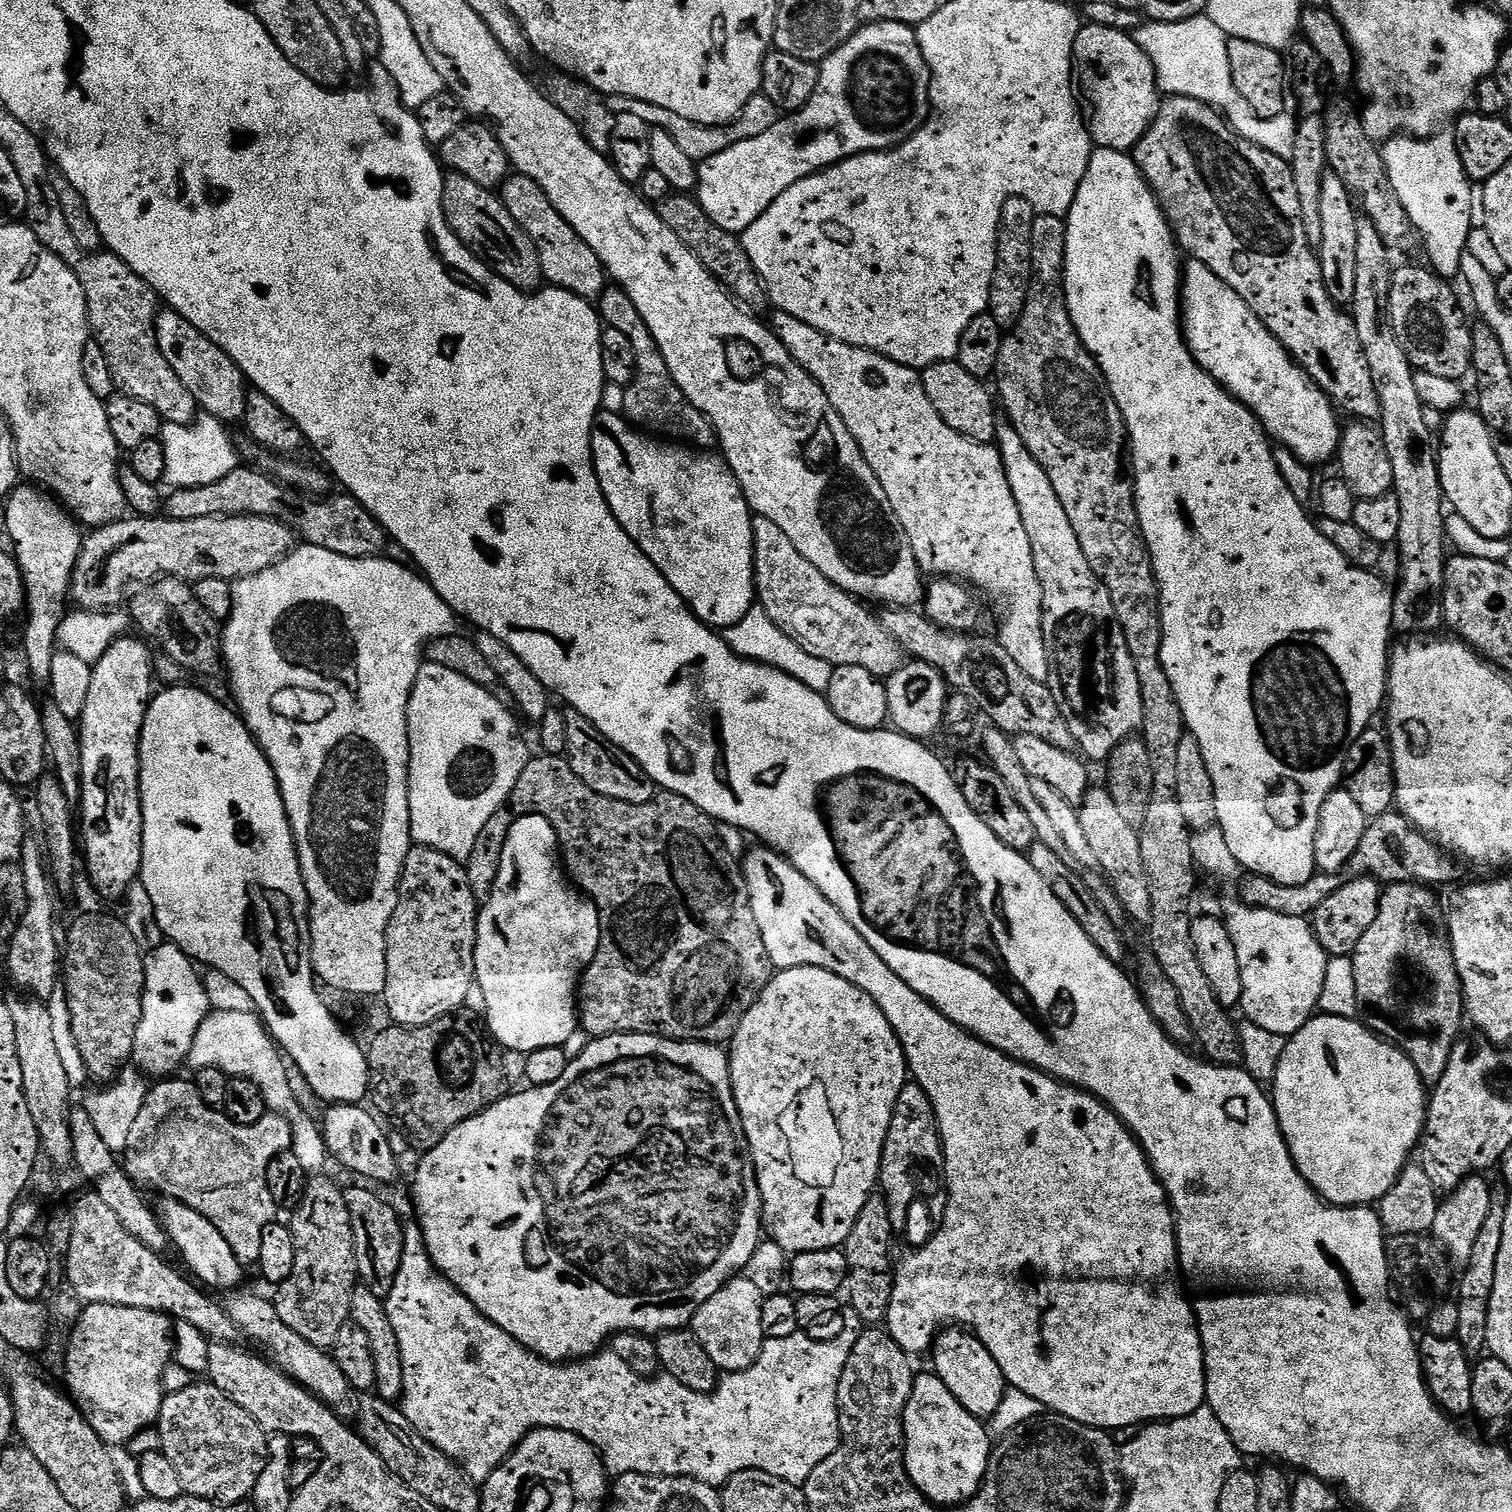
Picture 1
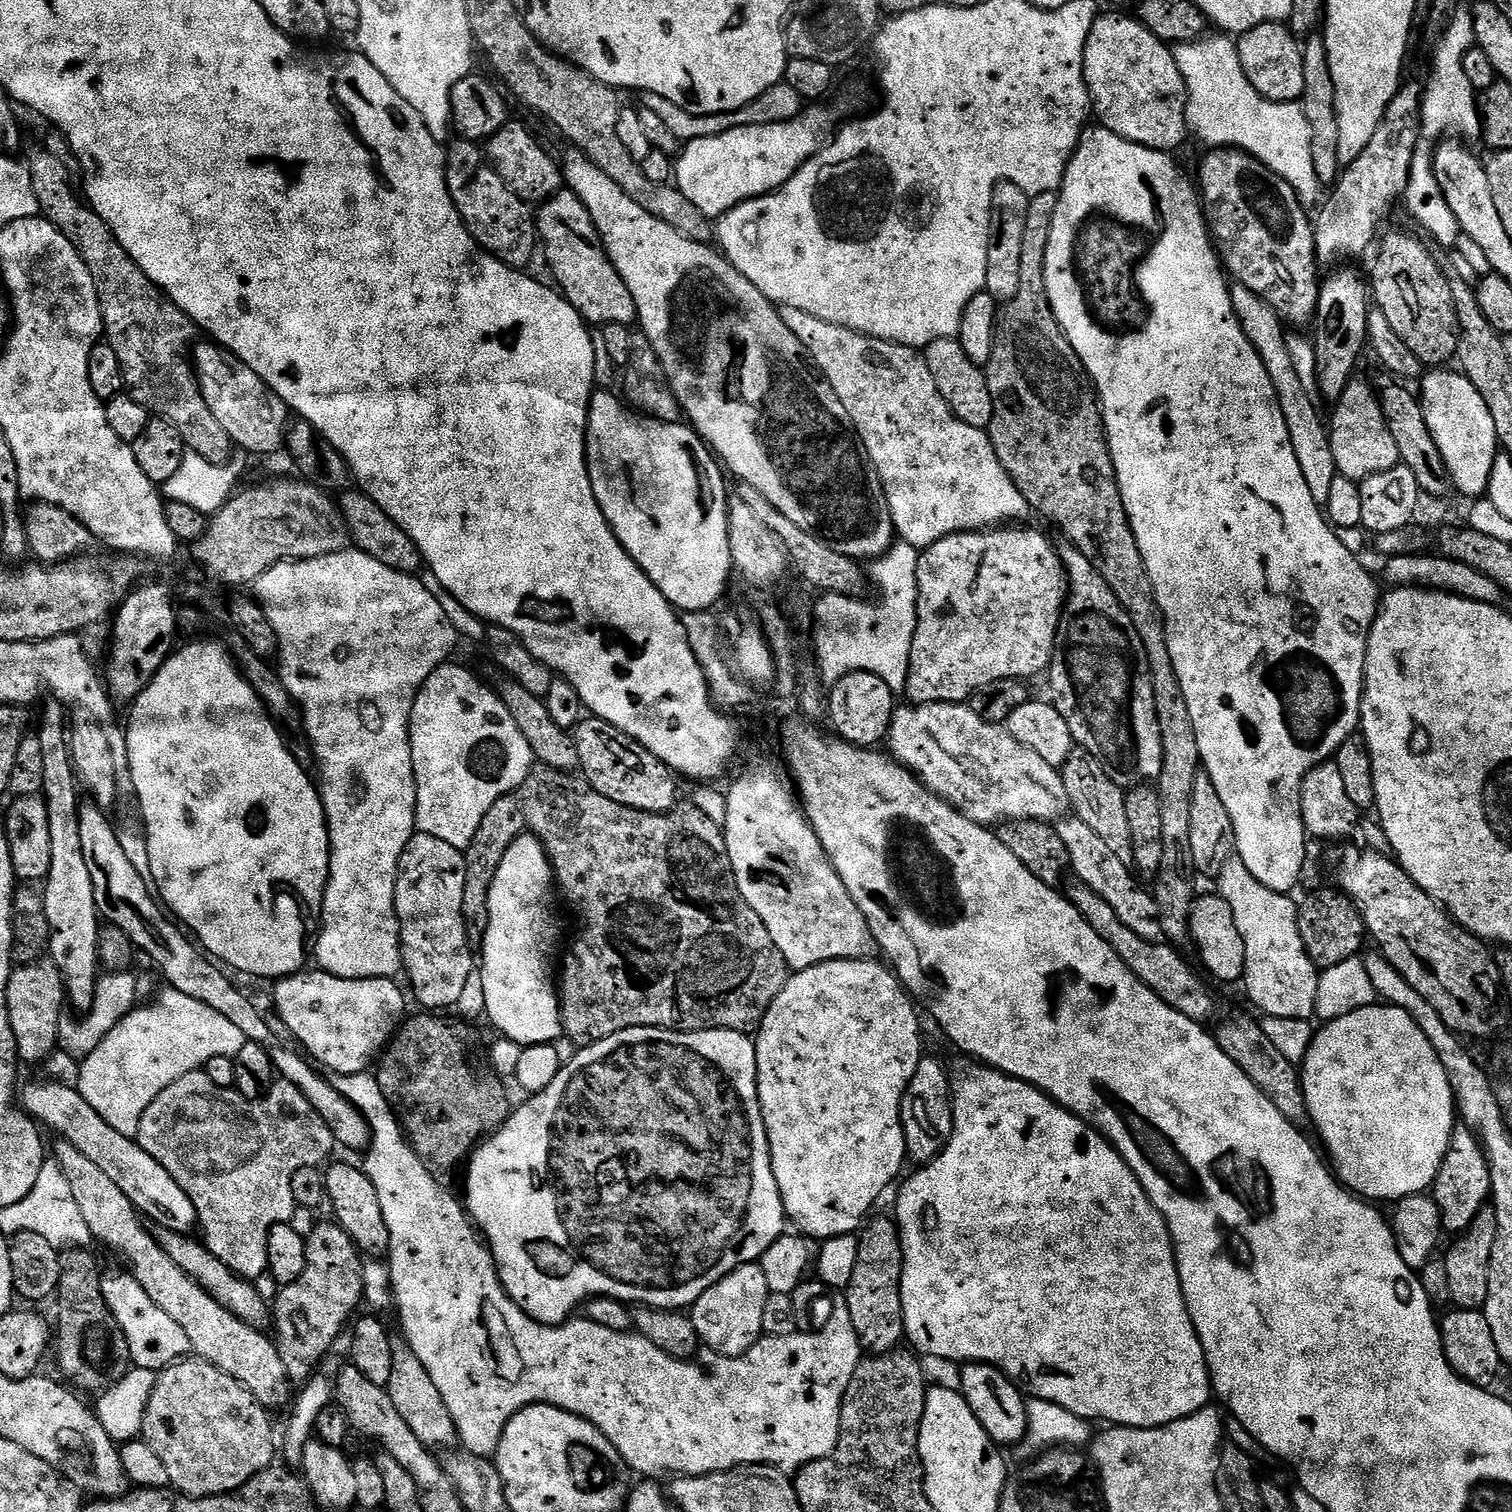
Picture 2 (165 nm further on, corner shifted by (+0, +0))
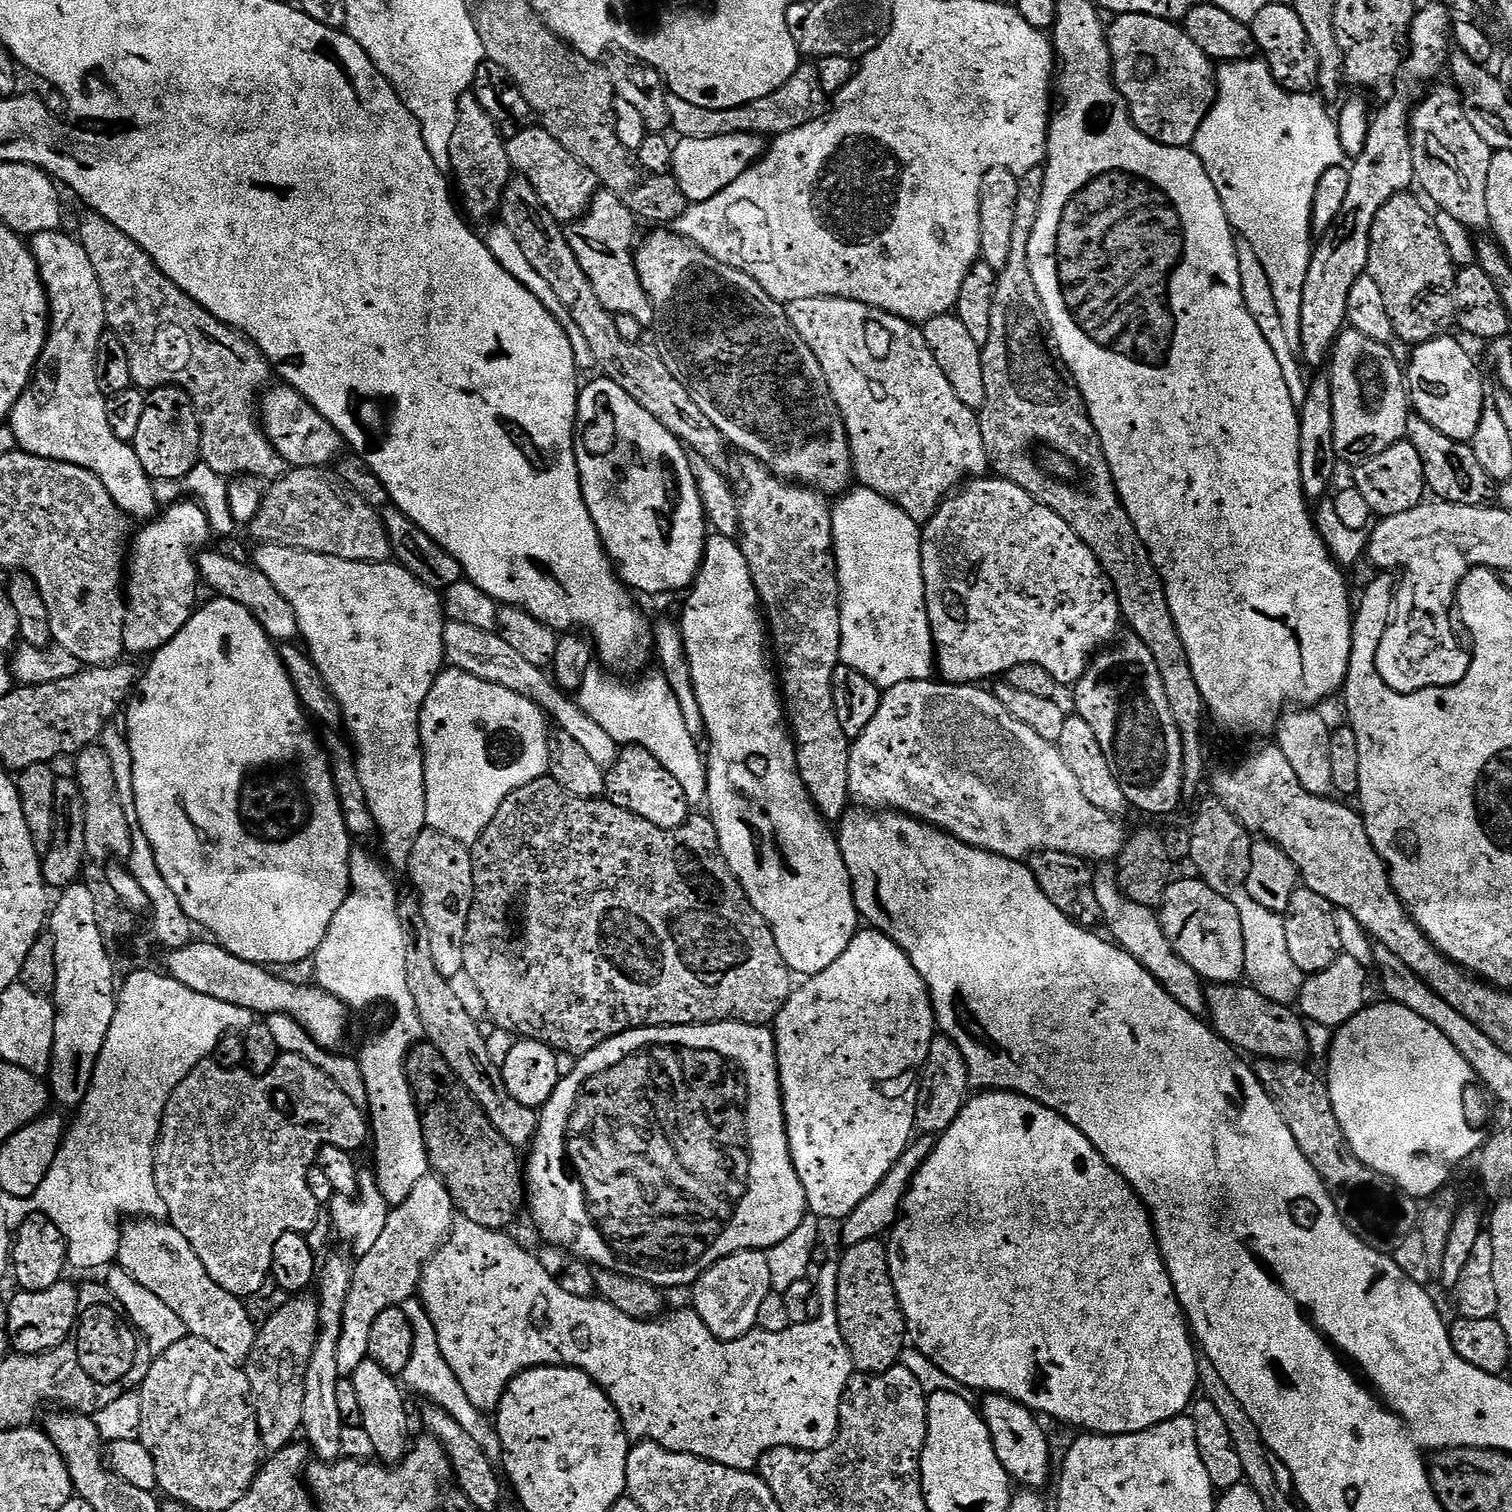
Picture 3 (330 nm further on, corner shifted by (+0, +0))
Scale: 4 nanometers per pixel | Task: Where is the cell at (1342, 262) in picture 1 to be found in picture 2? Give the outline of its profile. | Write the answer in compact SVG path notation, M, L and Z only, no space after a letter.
M1340 266L1329 276L1323 277L1318 294L1318 306L1314 317L1314 343L1316 345L1316 392L1322 399L1335 402L1342 398L1342 390L1354 378L1352 372L1368 344L1368 314L1370 311L1370 288L1352 266Z

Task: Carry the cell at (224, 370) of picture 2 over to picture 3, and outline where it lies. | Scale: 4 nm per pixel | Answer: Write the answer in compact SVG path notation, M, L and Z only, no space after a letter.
M269 387L258 404L258 415L268 441L292 468L328 468L331 460L335 461L341 455L344 439L326 418L322 418L322 414L318 414L318 410L314 410L309 400L298 394L296 388L279 387Z

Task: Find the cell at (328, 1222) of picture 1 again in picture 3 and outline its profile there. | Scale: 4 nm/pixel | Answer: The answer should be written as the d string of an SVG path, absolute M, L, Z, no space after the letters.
M300 1294L289 1304L284 1304L265 1324L259 1325L254 1350L246 1361L248 1381L252 1387L252 1395L256 1405L258 1430L260 1441L264 1444L264 1451L275 1454L278 1450L288 1447L301 1435L304 1423L302 1422L302 1398L306 1398L306 1370L310 1366L310 1358L314 1354L316 1339L320 1333L320 1305L311 1295Z

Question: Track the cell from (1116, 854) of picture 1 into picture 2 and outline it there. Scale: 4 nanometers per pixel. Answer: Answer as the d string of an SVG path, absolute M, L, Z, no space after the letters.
M1079 746L1073 747L1070 758L1062 769L1064 785L1071 811L1090 830L1096 831L1102 837L1102 843L1114 850L1118 858L1127 865L1132 864L1132 839L1130 838L1130 821L1126 819L1126 792L1115 784L1108 776L1108 768L1100 763L1094 754Z

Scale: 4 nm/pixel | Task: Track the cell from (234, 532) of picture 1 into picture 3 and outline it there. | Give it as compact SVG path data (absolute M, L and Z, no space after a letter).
M292 468L267 485L262 510L252 519L252 536L260 544L281 544L303 552L317 552L363 564L387 565L393 559L392 543L384 517L359 496L335 471L328 468Z

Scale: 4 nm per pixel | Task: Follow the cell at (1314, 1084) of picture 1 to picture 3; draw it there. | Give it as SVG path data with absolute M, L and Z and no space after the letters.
M1391 1002L1383 1003L1369 1003L1361 1012L1354 1014L1354 1018L1350 1018L1350 1022L1335 1029L1332 1048L1326 1057L1326 1064L1328 1064L1326 1083L1330 1102L1334 1102L1334 1114L1338 1114L1338 1122L1346 1134L1346 1142L1350 1146L1350 1150L1363 1164L1370 1166L1370 1170L1393 1180L1407 1196L1431 1198L1451 1181L1448 1179L1451 1178L1452 1171L1467 1156L1475 1157L1481 1151L1480 1136L1476 1136L1476 1132L1472 1132L1472 1127L1469 1124L1464 1124L1464 1108L1462 1107L1462 1096L1470 1091L1471 1084L1468 1083L1473 1083L1474 1073L1466 1062L1466 1058L1462 1058L1462 1054L1458 1054L1458 1050L1454 1048L1454 1042L1450 1042L1450 1038L1446 1038L1446 1034L1442 1034L1442 1030L1438 1030L1438 1026L1430 1026L1430 1022L1426 1022L1426 1018L1418 1018L1418 1014L1414 1014L1414 1010L1406 1010L1406 1006Z

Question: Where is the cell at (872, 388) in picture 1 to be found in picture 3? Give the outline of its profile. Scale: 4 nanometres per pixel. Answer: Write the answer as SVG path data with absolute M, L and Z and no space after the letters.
M837 296L799 299L787 305L787 310L794 330L814 350L814 358L822 365L826 382L830 382L830 394L834 394L846 422L854 476L863 487L882 494L917 522L927 522L945 497L969 478L979 478L989 471L979 415L954 394L954 386L946 382L942 366L934 362L934 354L926 346L923 331L911 320Z

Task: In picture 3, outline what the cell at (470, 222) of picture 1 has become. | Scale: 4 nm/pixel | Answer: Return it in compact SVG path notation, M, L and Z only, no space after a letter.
M465 94L460 98L458 126L454 130L454 142L450 146L450 154L452 155L450 176L454 181L454 188L463 211L473 221L488 219L491 221L500 211L508 181L512 179L514 173L508 157L508 146L500 127L482 108L474 94Z

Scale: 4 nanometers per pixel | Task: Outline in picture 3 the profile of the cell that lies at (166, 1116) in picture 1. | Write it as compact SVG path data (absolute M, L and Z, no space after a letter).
M285 1052L264 1076L257 1076L255 1072L244 1068L223 1068L212 1058L204 1060L194 1070L190 1070L190 1074L177 1086L174 1094L170 1094L160 1123L160 1139L156 1141L156 1185L162 1202L166 1202L167 1223L173 1224L178 1230L182 1230L182 1234L186 1234L194 1254L202 1258L202 1266L206 1266L206 1274L210 1274L210 1278L214 1278L214 1282L218 1282L222 1290L241 1298L256 1296L263 1290L264 1283L269 1283L274 1258L274 1242L278 1242L282 1234L311 1233L311 1228L315 1226L316 1219L322 1212L322 1205L314 1202L314 1194L310 1194L310 1186L306 1182L306 1174L317 1163L321 1148L329 1144L343 1152L359 1153L359 1148L368 1140L368 1128L370 1129L370 1122L366 1117L365 1109L346 1094L342 1094L342 1090L334 1086L334 1082L326 1078L326 1074L318 1070L318 1066L310 1066L306 1058Z

